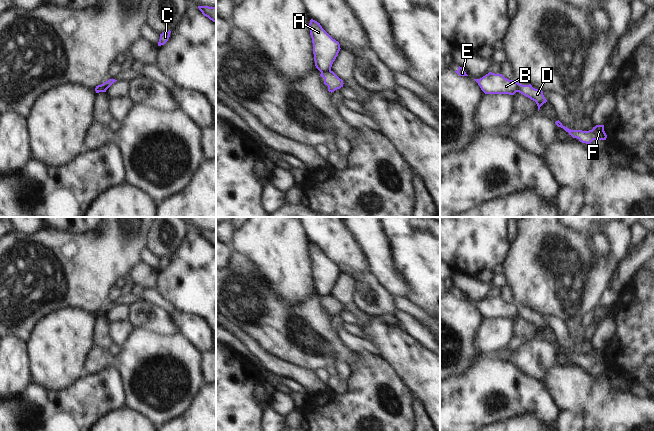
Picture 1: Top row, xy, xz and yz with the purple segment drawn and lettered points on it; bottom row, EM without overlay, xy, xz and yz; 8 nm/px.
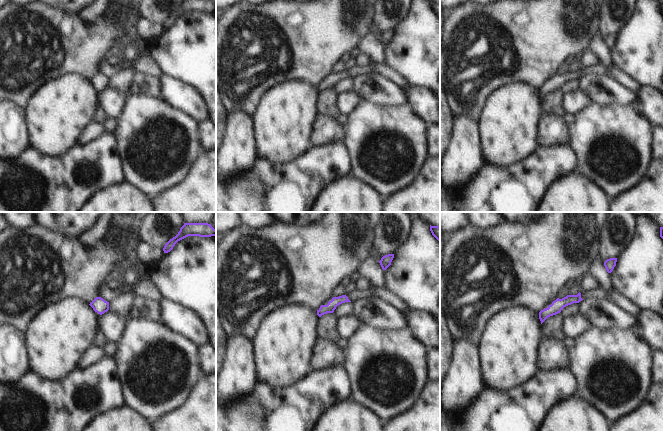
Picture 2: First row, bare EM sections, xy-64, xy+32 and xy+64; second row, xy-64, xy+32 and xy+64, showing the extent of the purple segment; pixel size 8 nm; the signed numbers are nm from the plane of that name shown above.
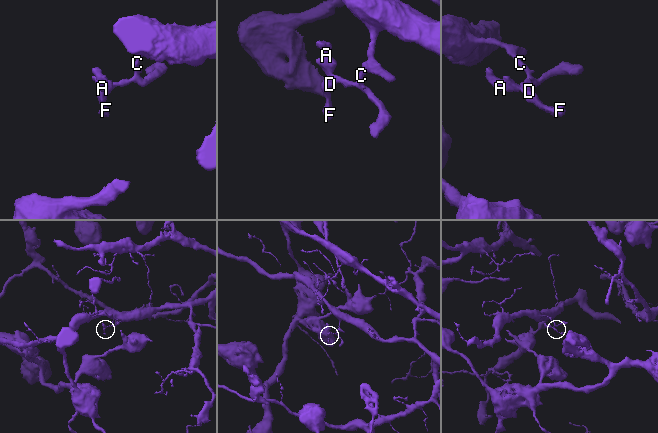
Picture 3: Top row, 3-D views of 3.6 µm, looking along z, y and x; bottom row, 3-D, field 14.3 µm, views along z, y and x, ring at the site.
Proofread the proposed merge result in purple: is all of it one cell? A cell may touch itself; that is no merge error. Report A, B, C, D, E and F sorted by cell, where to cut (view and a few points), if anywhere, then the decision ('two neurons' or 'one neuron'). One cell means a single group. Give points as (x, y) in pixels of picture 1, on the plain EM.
A B E / C D F | xz (330, 293), (321, 297) | two neurons

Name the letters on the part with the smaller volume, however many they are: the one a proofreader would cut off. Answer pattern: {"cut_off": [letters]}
{"cut_off": ["A", "B", "E"]}

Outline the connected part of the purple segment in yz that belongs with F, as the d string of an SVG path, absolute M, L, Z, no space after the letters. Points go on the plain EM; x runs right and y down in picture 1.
M558 344L555 346L558 351L563 352L569 357L573 362L577 362L580 366L590 369L593 364L606 364L607 359L604 355L604 349L596 349L592 354L582 355L582 354L571 354L562 349Z

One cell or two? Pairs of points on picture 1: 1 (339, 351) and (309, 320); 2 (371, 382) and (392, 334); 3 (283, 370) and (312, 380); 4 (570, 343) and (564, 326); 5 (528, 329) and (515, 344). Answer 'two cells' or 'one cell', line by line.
1: one cell
2: two cells
3: one cell
4: one cell
5: one cell

